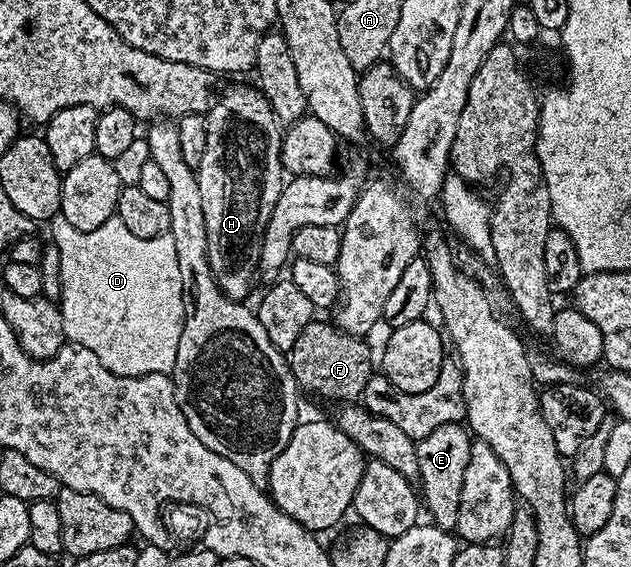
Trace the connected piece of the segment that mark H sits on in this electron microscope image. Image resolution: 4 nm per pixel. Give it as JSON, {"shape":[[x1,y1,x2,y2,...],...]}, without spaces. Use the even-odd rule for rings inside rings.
{"shape":[[237,83,234,87,229,87,225,92,216,96,215,102,205,112,205,124,207,125,207,149,203,149,203,157,201,164,195,170,197,172,197,180,199,181,199,194,203,200,203,217,207,224,207,257,211,265,211,273,215,277,215,281,219,285,219,289,229,299,238,301,248,300,249,290,253,287,253,278,256,280,259,275,257,262,261,256,261,242,265,236,267,229,267,221,271,221,271,209,275,209,275,201,279,201,279,193,283,186,283,168,281,165,281,136,282,128,279,126,279,120,273,113,273,107,265,100,265,96,261,94,256,86,244,87,243,84]]}

